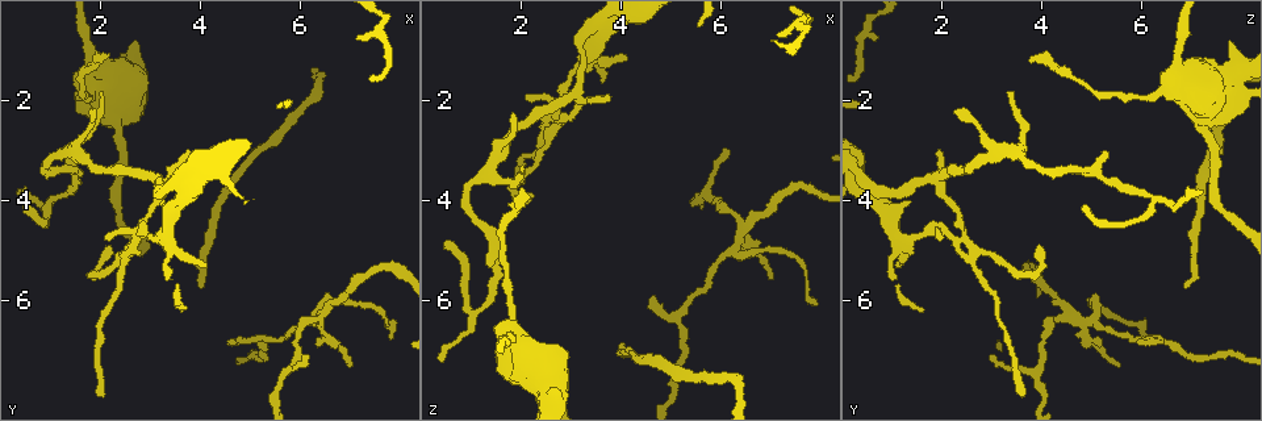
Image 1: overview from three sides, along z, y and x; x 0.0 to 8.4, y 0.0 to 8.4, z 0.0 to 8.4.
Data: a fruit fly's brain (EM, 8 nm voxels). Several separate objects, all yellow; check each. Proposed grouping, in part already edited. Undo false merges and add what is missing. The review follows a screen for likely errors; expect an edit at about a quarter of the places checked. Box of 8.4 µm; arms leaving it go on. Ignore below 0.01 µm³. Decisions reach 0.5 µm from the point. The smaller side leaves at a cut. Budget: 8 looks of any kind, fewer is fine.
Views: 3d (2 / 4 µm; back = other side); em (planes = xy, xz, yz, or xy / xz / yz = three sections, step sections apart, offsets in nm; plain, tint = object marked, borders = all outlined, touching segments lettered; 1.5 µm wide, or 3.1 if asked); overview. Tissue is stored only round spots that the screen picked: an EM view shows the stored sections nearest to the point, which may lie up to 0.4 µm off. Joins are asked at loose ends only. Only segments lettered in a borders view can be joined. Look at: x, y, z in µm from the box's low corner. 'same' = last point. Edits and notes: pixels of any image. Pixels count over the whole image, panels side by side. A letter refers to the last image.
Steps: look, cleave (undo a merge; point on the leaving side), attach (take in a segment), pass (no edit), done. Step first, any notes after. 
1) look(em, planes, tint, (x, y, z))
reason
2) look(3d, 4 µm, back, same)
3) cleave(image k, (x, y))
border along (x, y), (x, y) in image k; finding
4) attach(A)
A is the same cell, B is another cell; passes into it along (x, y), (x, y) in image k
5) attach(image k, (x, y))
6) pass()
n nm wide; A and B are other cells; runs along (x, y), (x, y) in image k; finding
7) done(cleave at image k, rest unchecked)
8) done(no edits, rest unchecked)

look(em, planes, borders, (1.80, 1.00, 6.80))
calibre changes

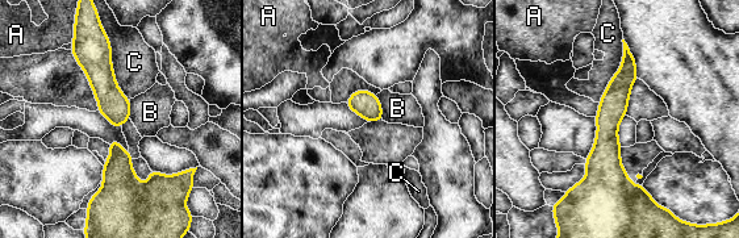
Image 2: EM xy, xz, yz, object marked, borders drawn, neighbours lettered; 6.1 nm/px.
pass()
160 nm wide; A, B and C are other cells; all the same cell

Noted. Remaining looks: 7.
look(3d, 2 µm, (1.10, 4.00, 6.30))

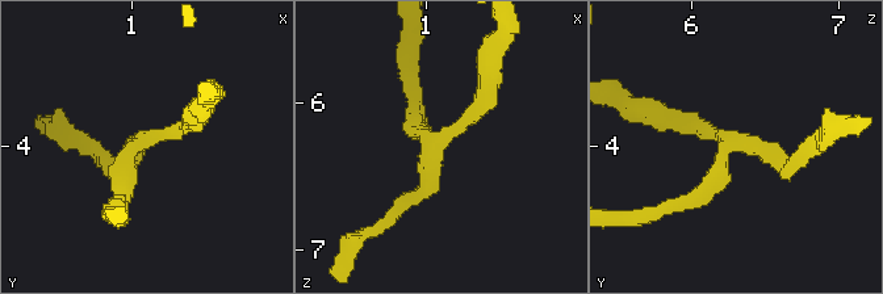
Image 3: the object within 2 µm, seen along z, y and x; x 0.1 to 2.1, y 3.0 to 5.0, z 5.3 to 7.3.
look(em, yz, step 8, tint, (1.06, 3.94, 6.24))
shape alone is not enough

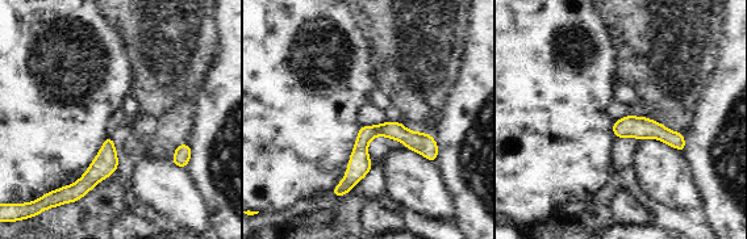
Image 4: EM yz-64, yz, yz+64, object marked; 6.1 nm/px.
look(em, planes, borders, same)
another direction

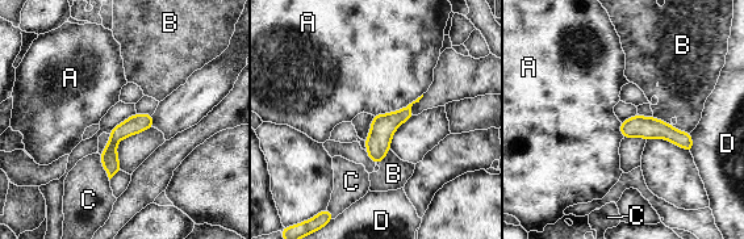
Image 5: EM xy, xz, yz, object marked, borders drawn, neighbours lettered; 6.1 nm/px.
pass()
A touches over 340 nm; A, B, C and D are other cells; one cell here

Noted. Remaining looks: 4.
look(em, planes, borders, (4.00, 5.75, 6.90))
free end

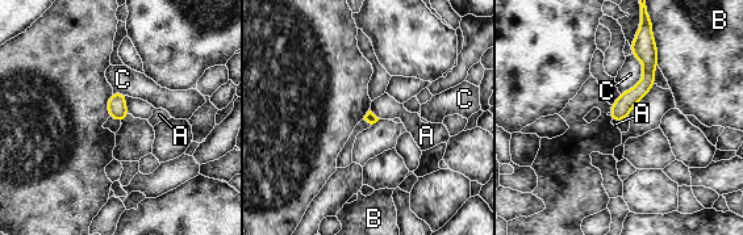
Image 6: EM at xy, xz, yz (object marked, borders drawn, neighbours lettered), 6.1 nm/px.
pass()
A, B and C are other cells; border along (370, 109), (380, 118) in image 6; none of them fits

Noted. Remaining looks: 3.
done(no edits, rest unchecked)

